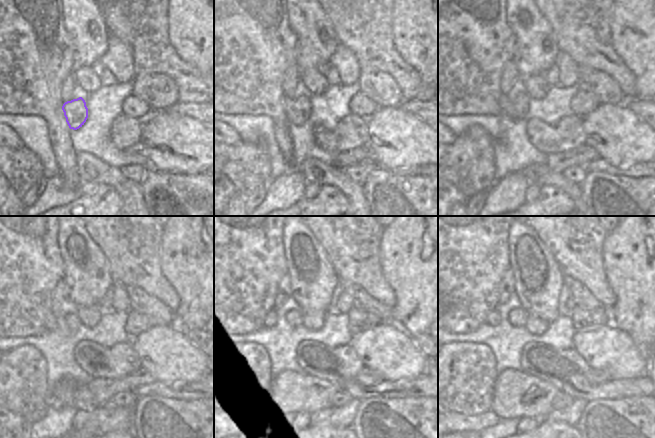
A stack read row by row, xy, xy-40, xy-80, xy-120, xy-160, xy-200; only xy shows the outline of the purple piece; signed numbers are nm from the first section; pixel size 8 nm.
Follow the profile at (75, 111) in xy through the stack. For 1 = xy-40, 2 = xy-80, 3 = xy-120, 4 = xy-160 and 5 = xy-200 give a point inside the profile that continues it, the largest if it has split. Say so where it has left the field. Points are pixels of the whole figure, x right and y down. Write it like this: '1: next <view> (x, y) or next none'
1: next xy-40 (297, 110)
2: next xy-80 (517, 108)
3: next xy-120 (72, 320)
4: next xy-160 (295, 317)
5: next xy-200 (517, 317)

